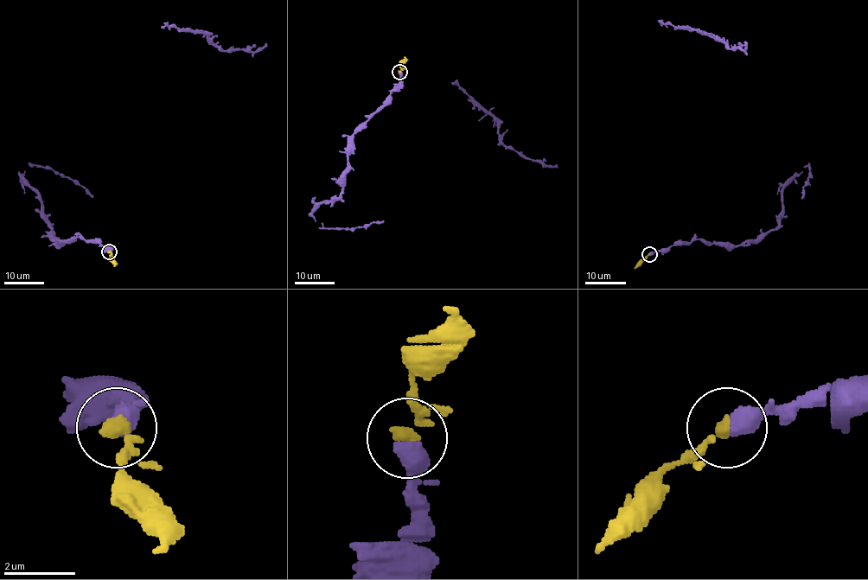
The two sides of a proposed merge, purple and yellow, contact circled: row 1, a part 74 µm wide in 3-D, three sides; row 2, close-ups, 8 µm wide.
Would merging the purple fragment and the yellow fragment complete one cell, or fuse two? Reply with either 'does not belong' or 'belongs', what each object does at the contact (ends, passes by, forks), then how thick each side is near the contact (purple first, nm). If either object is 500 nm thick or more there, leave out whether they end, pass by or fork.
belongs; calibres 550 and 360 nm

